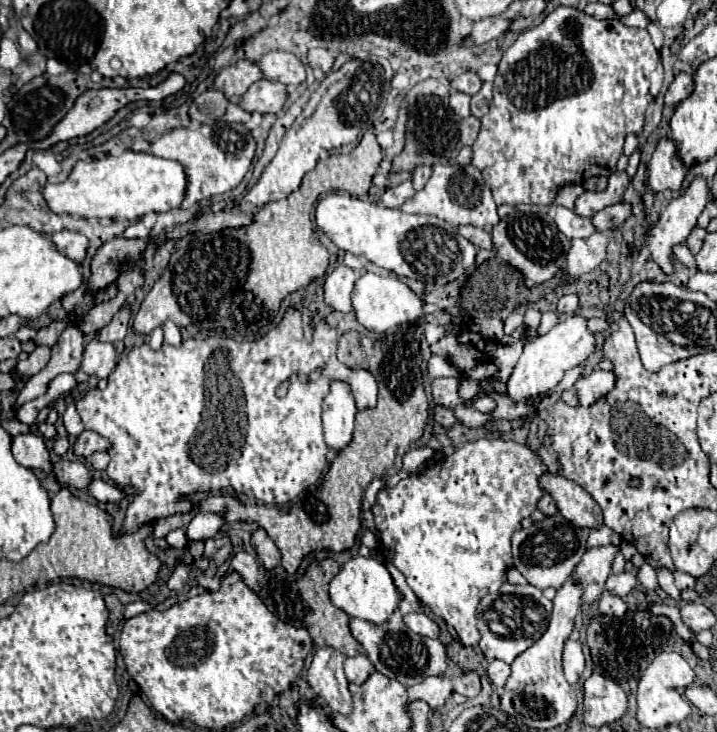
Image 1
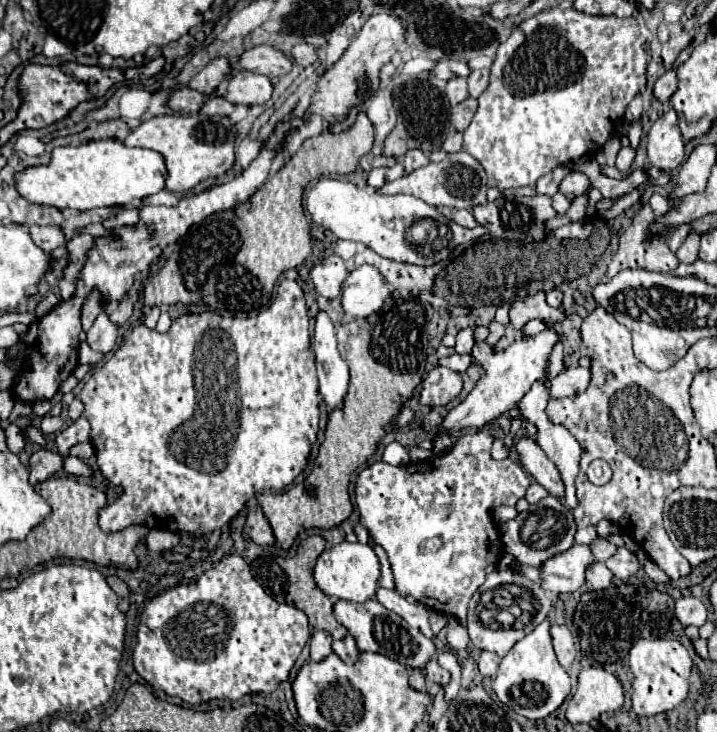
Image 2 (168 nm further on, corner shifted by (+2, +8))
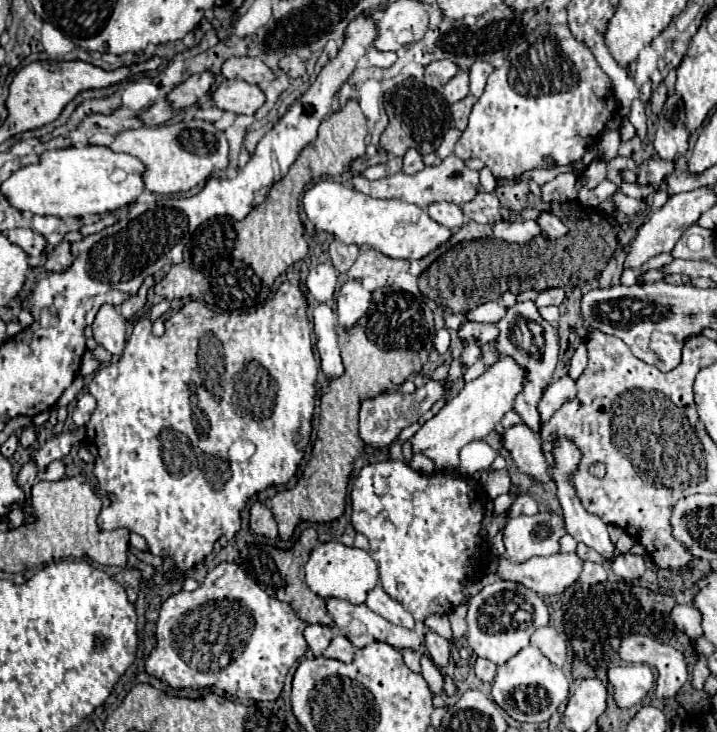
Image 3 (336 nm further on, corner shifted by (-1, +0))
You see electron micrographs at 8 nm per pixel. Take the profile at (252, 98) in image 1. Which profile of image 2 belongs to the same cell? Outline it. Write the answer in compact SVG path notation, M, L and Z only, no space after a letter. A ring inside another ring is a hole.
M237 71L229 79L227 95L225 99L231 103L243 103L243 105L265 105L271 99L273 83L269 77L263 77L259 73L247 73Z

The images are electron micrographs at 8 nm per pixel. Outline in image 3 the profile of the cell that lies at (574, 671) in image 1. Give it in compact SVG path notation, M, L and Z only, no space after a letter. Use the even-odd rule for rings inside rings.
M546 625L542 629L536 629L530 637L530 643L536 645L556 667L562 667L566 661L566 643L558 637L558 633Z

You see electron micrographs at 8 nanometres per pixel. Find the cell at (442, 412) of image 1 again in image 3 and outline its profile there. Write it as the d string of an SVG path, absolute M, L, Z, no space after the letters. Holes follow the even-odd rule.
M428 381L420 389L416 389L410 395L400 395L400 391L386 391L376 397L364 399L360 405L360 437L370 447L388 447L404 427L416 423L422 413L426 413L442 395L444 395L446 383Z

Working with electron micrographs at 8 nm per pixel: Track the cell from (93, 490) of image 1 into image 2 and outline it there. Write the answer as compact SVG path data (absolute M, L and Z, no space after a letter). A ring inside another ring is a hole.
M65 457L63 469L69 475L75 475L75 477L93 477L93 469L85 461L81 461L77 457Z

